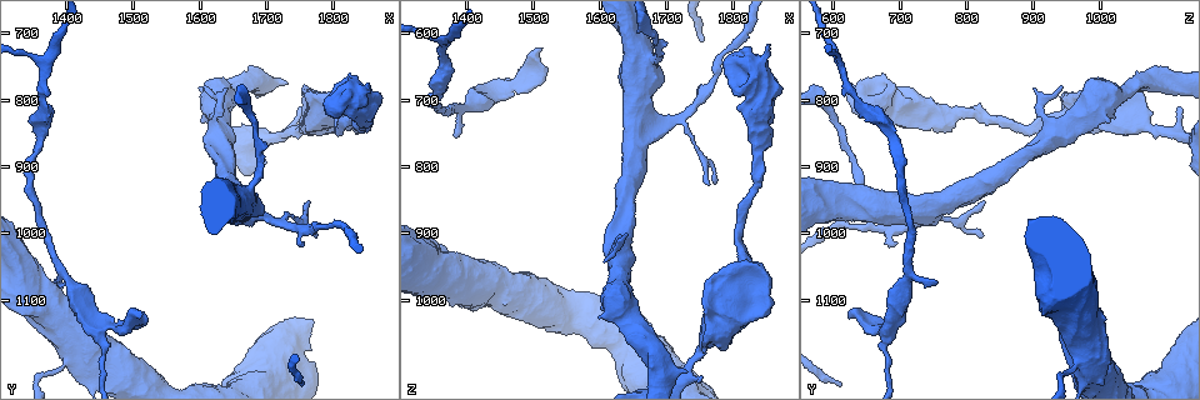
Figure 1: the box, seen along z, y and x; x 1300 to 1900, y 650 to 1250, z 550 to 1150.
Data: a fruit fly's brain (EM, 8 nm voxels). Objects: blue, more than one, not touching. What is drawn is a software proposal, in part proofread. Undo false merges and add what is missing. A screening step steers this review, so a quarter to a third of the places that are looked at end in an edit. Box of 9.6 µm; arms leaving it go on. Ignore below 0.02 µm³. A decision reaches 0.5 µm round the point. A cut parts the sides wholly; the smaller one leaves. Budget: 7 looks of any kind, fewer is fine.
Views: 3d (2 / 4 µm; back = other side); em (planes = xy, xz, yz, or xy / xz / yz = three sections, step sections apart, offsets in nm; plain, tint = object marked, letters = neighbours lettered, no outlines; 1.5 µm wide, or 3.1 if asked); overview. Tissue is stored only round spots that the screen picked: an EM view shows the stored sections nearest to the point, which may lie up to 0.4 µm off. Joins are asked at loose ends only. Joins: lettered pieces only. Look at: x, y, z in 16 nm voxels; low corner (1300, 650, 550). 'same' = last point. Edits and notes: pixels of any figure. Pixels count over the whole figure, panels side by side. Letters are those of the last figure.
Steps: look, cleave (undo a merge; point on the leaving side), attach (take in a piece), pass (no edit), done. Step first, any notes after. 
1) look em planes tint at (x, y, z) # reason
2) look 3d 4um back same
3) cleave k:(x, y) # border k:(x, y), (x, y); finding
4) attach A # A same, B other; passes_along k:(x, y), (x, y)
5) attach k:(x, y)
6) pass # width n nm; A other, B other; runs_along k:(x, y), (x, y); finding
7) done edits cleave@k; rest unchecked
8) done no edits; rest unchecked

look 3d 2um back at (1455, 1200, 680) # narrows sharply

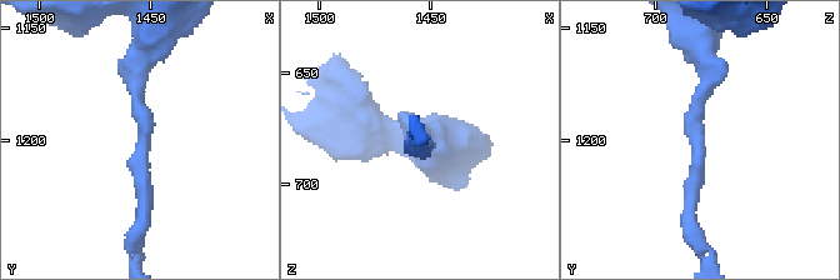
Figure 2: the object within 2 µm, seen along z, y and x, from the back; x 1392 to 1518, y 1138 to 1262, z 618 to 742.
look em planes letters at (1455, 1201, 679) # shape alone is not enough

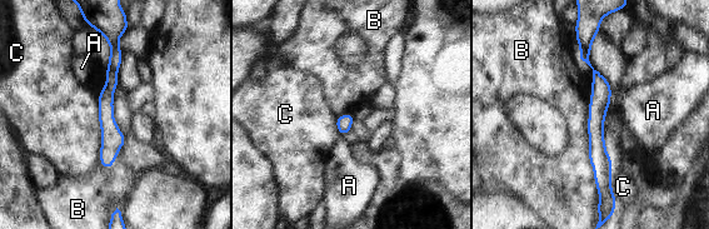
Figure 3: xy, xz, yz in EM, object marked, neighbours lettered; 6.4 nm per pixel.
pass # A other, B other, C other; border 3:(578, 53), (599, 202); one neuron here

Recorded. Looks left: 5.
look em xy step 4 tint at (1405, 1195, 970) # sudden change in width

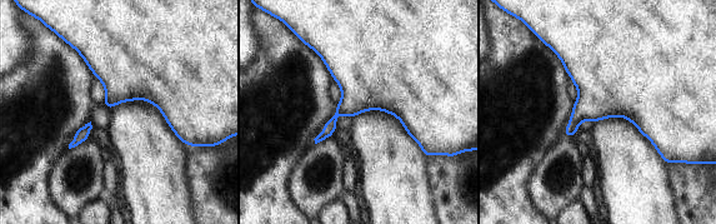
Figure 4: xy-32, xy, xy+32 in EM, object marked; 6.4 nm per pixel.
look em xy step 4 letters same # see the neighbours

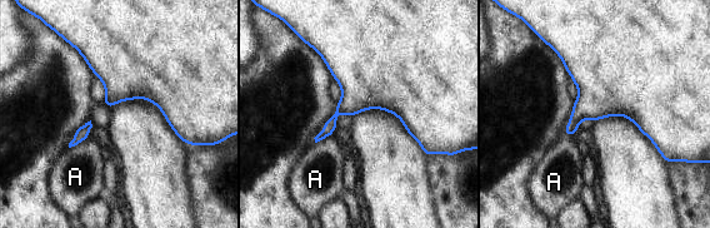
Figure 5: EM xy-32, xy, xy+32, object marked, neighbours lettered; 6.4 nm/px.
pass # A other; border 5:(88, 138), (70, 148); one neuron here

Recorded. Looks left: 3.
look 3d 4um at (1855, 775, 615) # free end

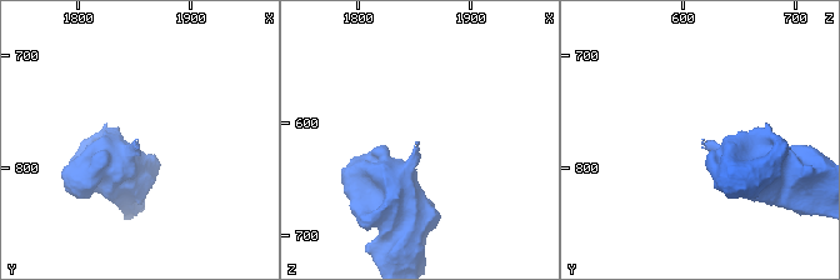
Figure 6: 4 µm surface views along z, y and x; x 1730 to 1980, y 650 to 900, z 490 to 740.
look em planes tint at (1852, 774, 618) # need the tissue

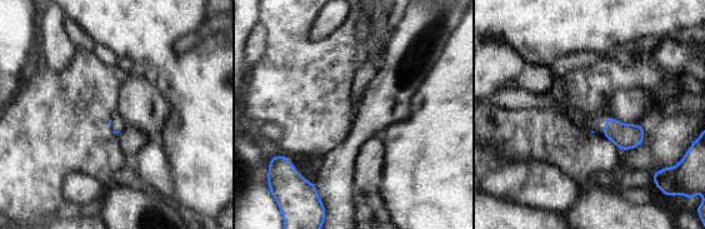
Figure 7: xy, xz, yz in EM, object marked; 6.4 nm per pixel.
look em planes letters same

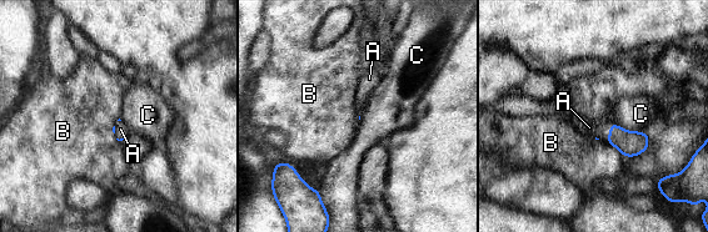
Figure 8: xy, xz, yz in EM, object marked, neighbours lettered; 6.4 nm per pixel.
attach 8:(589, 127) # longest_contact C 260 nm; A same, B other, C other; passes_along 8:(631, 144), (609, 132), (589, 127); the neuron continues

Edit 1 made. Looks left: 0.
done edits attach@8; rest unchecked

